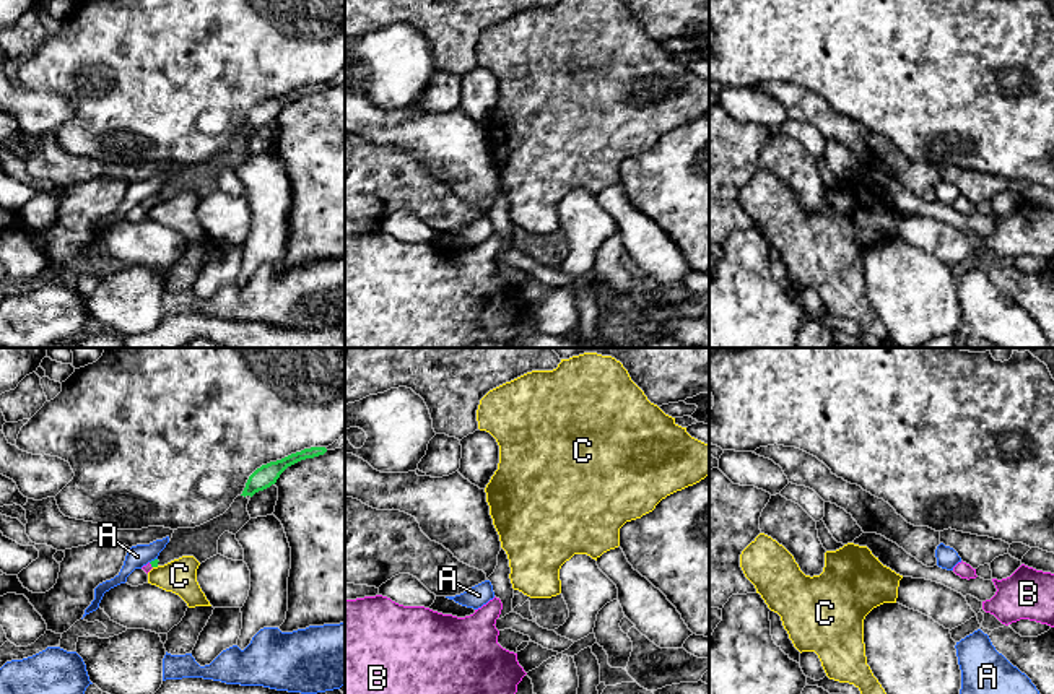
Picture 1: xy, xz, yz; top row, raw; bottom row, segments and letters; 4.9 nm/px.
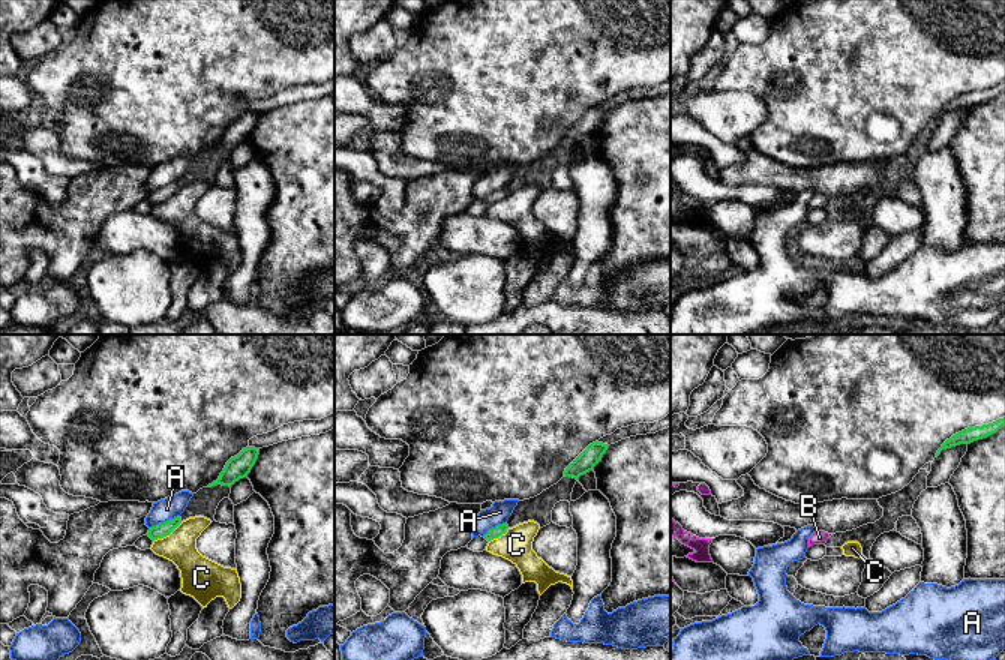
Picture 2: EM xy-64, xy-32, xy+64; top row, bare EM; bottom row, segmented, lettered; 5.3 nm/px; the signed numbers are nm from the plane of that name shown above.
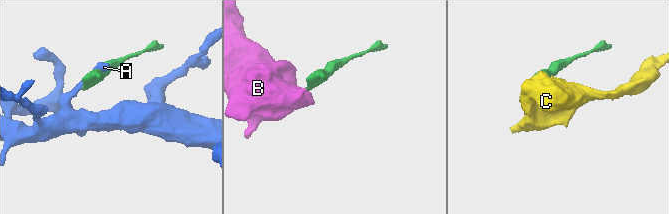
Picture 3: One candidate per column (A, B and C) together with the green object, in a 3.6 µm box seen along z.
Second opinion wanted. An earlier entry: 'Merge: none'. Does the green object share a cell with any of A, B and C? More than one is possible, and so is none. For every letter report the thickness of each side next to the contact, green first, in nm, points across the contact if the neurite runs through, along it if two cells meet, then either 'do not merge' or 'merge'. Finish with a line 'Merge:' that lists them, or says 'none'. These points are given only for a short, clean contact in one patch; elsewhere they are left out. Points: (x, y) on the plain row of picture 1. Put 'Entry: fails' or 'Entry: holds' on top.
Entry: fails
A: 30/110 nm | do not merge
B: 30/40 nm | across xy (153, 199), (152, 202), (147, 203) | merge
C: 30/170 nm | do not merge
Merge: B

